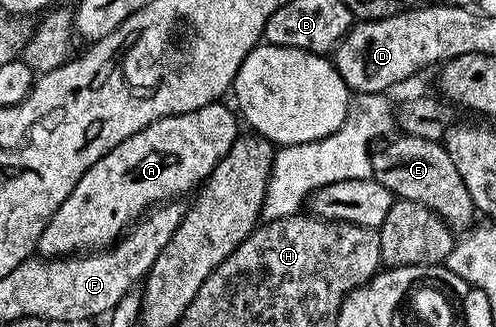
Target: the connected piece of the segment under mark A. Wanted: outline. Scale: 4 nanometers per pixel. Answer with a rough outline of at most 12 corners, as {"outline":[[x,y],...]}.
{"outline":[[222,101],[162,118],[86,170],[39,237],[110,247],[190,195],[241,136]]}

